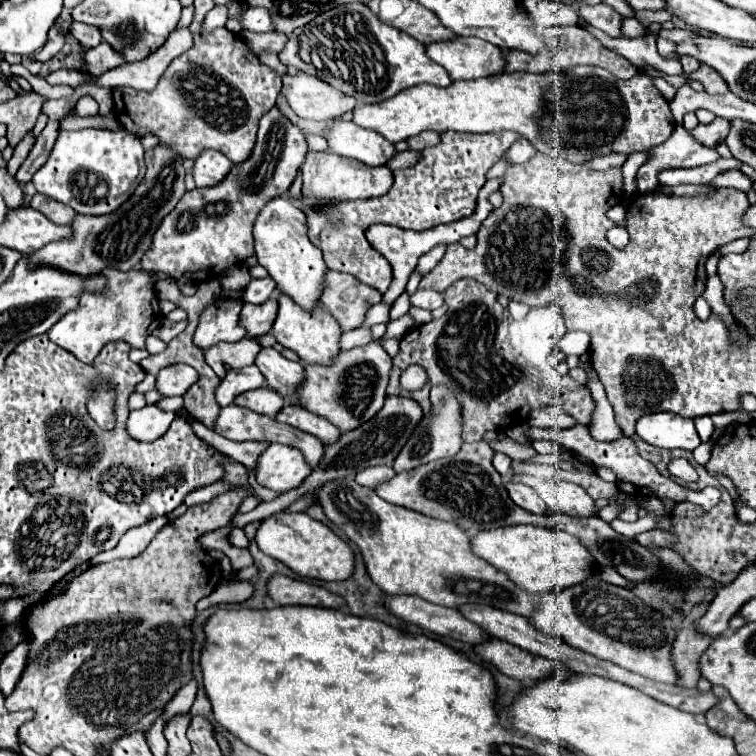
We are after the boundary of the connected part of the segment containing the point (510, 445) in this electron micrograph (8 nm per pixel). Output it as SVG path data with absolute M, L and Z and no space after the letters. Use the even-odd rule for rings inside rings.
M503 438L503 440L489 440L487 442L495 452L503 452L507 454L511 460L529 460L531 456L535 456L535 448L531 444L519 444L511 438Z

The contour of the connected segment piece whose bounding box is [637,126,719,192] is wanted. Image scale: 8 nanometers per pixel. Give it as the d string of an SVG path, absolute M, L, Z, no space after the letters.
M677 126L675 134L671 134L667 142L647 150L647 160L637 174L637 190L651 192L659 188L657 176L667 168L701 166L707 162L715 162L717 158L719 154L715 150L707 150L705 146L699 146L683 126Z

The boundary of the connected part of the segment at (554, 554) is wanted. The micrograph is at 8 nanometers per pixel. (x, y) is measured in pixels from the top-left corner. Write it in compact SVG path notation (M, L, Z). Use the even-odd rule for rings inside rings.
M505 526L479 532L473 538L473 552L493 564L497 570L507 572L509 578L531 594L557 592L585 582L593 572L593 556L571 534L539 526Z

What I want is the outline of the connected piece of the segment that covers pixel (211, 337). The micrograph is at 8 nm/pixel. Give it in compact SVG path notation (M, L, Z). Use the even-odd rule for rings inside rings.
M227 296L215 298L199 316L199 326L193 334L193 344L201 350L211 348L219 342L239 342L247 336L245 328L239 324L239 312L243 300L233 300Z

